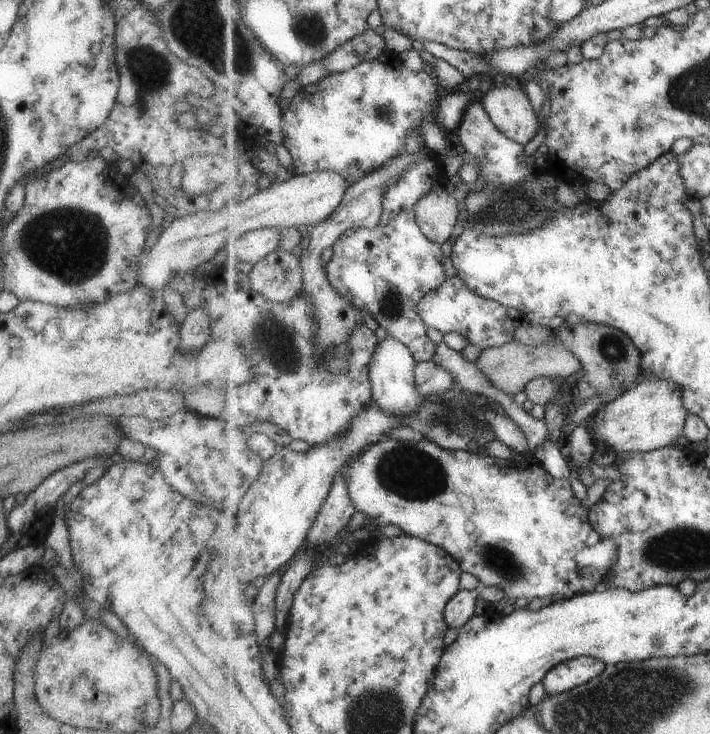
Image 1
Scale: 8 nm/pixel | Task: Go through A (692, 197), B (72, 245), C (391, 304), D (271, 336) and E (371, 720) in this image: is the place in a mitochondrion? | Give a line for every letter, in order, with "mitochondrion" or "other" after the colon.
A: other
B: mitochondrion
C: mitochondrion
D: mitochondrion
E: mitochondrion

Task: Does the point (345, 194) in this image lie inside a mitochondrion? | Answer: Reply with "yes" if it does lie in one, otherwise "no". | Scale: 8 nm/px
no

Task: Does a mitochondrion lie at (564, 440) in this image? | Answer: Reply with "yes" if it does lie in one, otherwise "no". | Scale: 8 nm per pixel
no

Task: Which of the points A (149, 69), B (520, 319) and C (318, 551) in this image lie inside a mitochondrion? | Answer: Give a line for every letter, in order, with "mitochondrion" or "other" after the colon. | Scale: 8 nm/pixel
A: mitochondrion
B: other
C: other

